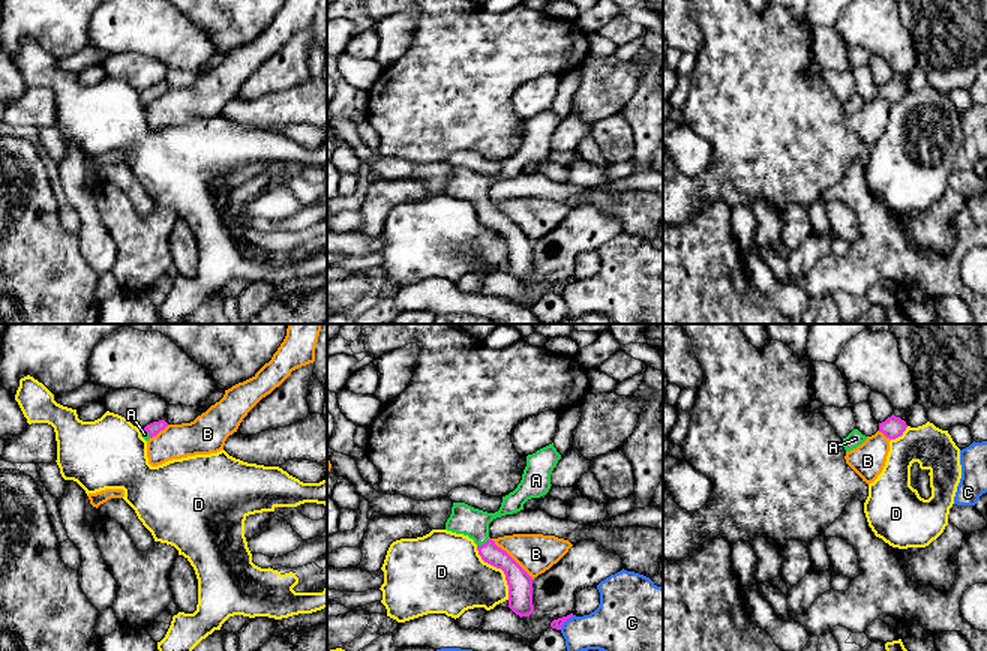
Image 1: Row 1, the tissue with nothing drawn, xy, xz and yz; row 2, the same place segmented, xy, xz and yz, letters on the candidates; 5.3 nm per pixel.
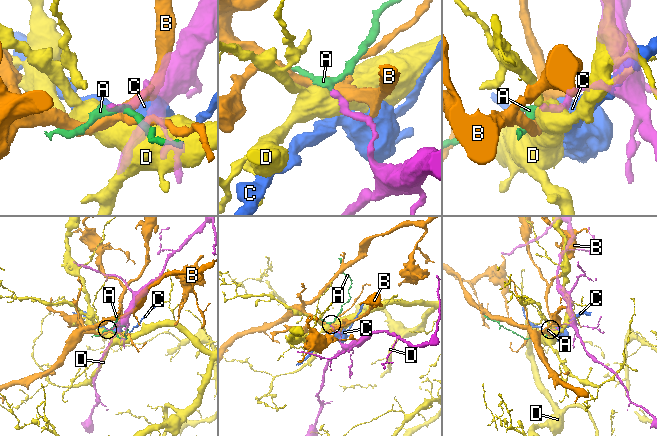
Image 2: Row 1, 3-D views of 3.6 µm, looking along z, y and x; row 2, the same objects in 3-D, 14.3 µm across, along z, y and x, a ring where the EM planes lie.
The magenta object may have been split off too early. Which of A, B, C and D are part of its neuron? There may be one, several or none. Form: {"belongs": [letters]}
{"belongs": ["A"]}

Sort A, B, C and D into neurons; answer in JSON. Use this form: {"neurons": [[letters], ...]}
{"neurons": [["A"], ["B"], ["C"], ["D"]]}

